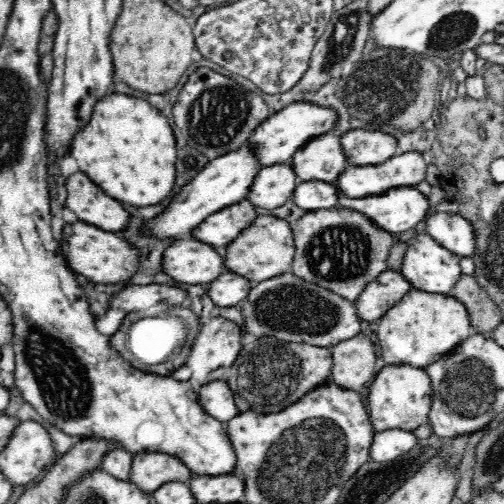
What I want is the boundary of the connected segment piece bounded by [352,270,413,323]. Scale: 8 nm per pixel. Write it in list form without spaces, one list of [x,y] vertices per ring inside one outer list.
[[[386,270],[376,281],[370,282],[356,300],[352,301],[358,311],[360,322],[365,320],[372,323],[382,318],[387,310],[404,298],[412,288],[399,271]]]

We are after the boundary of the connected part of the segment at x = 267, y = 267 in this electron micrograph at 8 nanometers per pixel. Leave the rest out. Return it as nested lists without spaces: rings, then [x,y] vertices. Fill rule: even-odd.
[[[272,215],[257,216],[254,222],[248,228],[244,228],[230,244],[219,249],[224,271],[238,274],[252,284],[264,282],[264,280],[289,272],[294,252],[294,233],[291,224]]]

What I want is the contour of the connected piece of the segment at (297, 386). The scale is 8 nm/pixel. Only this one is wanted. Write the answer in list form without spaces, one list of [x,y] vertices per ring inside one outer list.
[[[258,336],[243,342],[236,360],[225,371],[230,372],[225,381],[240,413],[250,410],[254,414],[278,414],[306,393],[329,383],[331,370],[329,348]]]

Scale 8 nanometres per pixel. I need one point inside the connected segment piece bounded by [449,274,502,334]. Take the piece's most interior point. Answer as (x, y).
(484, 315)

